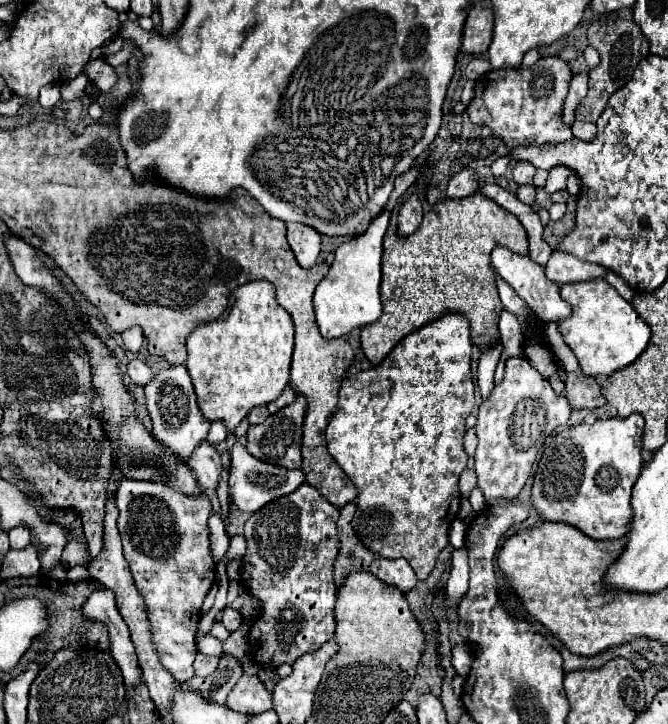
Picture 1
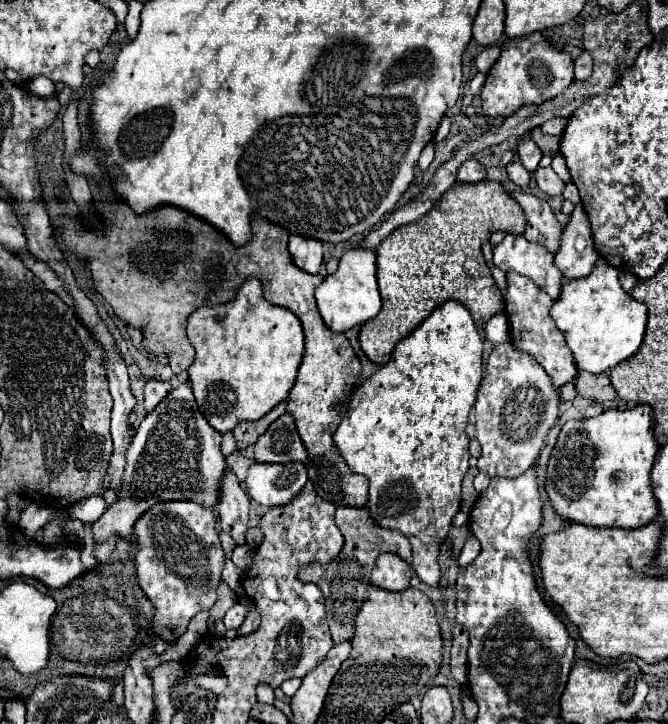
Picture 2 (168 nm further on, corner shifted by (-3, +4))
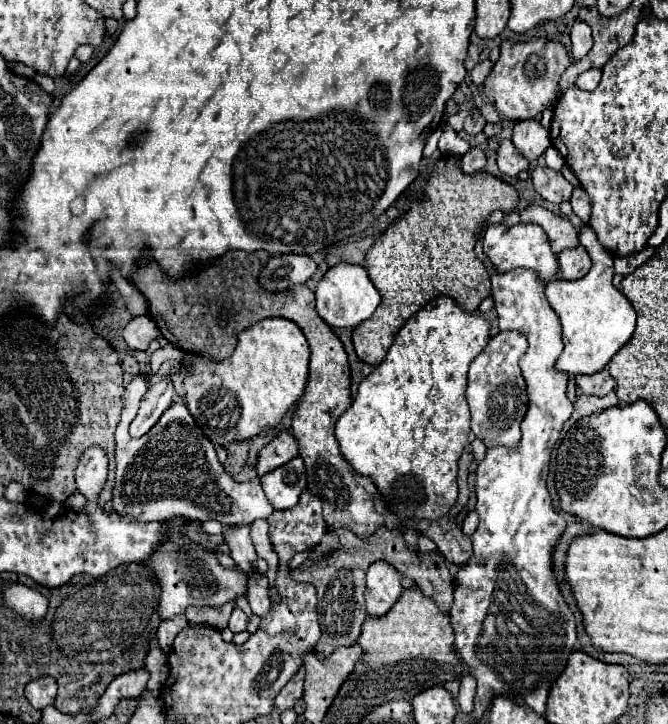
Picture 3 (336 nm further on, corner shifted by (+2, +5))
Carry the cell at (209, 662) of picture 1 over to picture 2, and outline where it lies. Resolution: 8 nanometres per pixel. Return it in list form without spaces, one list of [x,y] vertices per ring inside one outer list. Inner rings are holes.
[[[261,682],[261,684],[257,684],[257,700],[259,702],[267,702],[267,704],[273,704],[275,702],[275,694],[273,694],[273,688],[269,686],[269,684],[265,684],[265,682]]]

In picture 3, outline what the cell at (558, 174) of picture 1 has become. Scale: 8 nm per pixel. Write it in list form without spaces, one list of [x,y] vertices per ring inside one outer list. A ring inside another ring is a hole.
[[[548,147],[548,149],[546,149],[544,159],[546,159],[546,167],[550,167],[550,169],[554,169],[554,171],[558,171],[558,169],[560,169],[560,165],[564,165],[562,155],[560,155],[554,147]]]

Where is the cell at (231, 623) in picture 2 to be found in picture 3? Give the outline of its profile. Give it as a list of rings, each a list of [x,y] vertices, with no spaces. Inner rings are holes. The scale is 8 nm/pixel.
[[[234,607],[232,611],[232,617],[230,617],[230,631],[232,633],[240,633],[240,631],[246,631],[246,625],[248,625],[248,617],[246,613],[240,609],[240,607]]]

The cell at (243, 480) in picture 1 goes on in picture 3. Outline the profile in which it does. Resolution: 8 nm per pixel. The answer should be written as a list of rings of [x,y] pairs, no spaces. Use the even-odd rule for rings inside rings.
[[[296,457],[292,463],[266,473],[260,481],[266,497],[276,509],[292,509],[306,489],[306,469],[302,457]]]

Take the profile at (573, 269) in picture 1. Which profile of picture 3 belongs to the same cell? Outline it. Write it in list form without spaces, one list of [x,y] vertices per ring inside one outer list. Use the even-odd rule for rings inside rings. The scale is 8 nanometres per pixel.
[[[582,245],[564,249],[558,255],[558,261],[560,261],[560,271],[562,271],[564,279],[582,279],[590,271],[590,265],[592,265],[592,261]]]

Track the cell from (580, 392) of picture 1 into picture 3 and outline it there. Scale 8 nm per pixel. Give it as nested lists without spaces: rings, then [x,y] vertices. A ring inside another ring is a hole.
[[[604,369],[604,371],[596,373],[596,375],[576,375],[576,385],[578,385],[580,393],[584,393],[584,395],[598,395],[598,397],[602,397],[602,395],[614,391],[616,381]]]

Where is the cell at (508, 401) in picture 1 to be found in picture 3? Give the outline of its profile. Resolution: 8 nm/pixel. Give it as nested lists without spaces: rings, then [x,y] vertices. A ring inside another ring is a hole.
[[[500,331],[492,337],[486,349],[472,361],[468,371],[466,399],[472,413],[472,431],[486,445],[506,445],[516,447],[520,441],[520,421],[526,413],[526,383],[518,367],[520,355],[528,347],[526,335],[520,331]]]

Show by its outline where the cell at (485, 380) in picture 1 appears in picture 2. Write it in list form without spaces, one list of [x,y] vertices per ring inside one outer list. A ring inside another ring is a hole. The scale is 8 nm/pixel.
[[[505,314],[493,316],[487,322],[487,326],[485,326],[485,338],[493,346],[499,346],[499,344],[509,342],[509,322],[507,322],[507,316]]]

